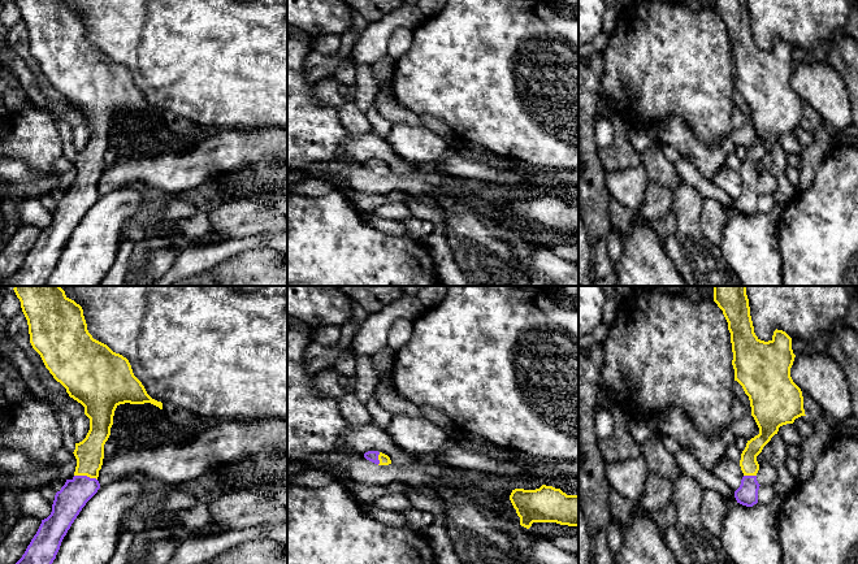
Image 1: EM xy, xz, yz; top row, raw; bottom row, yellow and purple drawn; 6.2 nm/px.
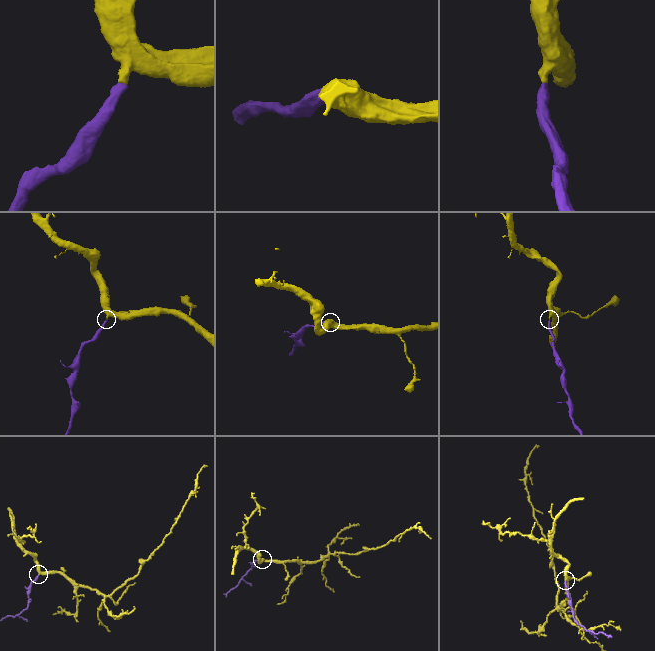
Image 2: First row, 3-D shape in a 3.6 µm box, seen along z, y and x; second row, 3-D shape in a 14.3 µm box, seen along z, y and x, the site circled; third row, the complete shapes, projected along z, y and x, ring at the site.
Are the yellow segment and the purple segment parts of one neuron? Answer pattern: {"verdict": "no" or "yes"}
{"verdict": "yes"}

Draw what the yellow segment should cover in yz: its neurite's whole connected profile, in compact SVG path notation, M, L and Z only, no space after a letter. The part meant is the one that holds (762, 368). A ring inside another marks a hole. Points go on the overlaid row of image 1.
M714 286L714 301L728 322L734 381L749 396L751 416L759 428L759 434L748 441L741 454L744 477L734 491L737 503L753 507L760 486L757 456L780 426L806 416L802 391L790 377L796 355L792 338L783 330L776 329L768 342L755 335L746 286Z

